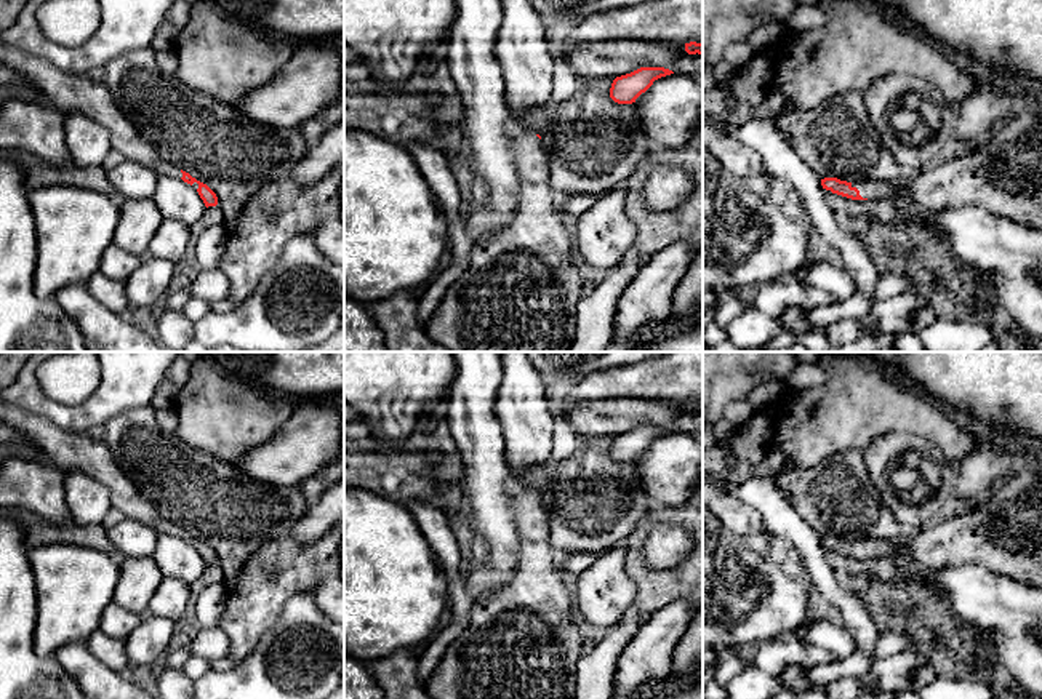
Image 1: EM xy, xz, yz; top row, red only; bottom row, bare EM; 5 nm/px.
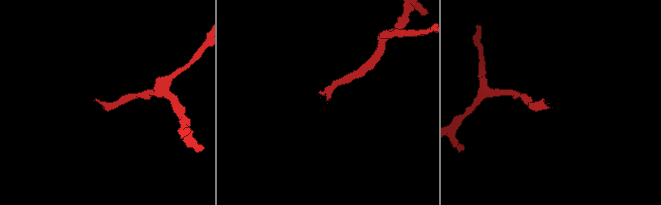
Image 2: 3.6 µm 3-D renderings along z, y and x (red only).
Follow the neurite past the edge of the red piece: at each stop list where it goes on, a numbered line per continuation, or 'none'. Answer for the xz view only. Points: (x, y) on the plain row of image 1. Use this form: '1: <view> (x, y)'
1: xz (522, 642)

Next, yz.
1: yz (1002, 533)

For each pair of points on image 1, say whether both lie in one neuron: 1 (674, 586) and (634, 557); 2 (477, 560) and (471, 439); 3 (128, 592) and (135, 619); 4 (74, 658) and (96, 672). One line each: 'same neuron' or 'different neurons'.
1: same neuron
2: different neurons
3: different neurons
4: same neuron

